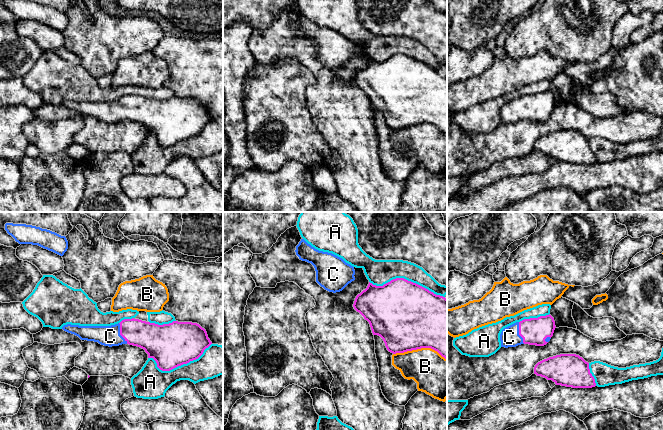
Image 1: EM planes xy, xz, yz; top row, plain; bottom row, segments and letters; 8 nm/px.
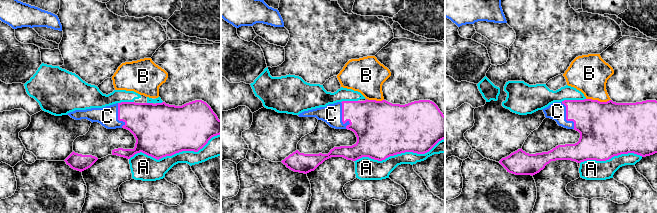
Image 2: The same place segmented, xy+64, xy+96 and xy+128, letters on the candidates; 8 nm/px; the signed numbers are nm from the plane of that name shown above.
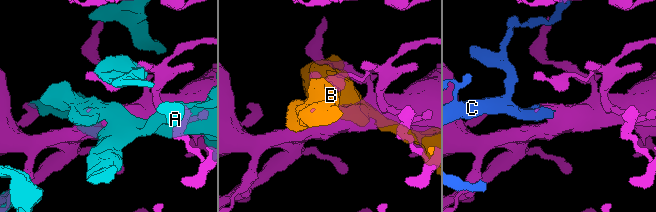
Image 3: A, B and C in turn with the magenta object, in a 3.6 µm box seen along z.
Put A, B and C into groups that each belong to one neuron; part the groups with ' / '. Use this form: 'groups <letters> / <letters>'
groups A / B / C

